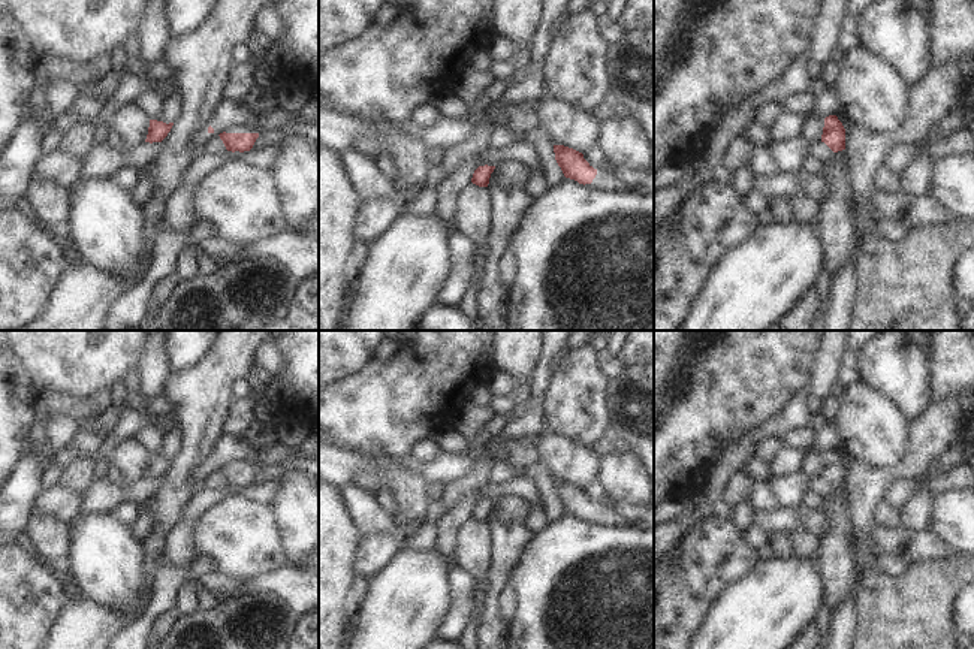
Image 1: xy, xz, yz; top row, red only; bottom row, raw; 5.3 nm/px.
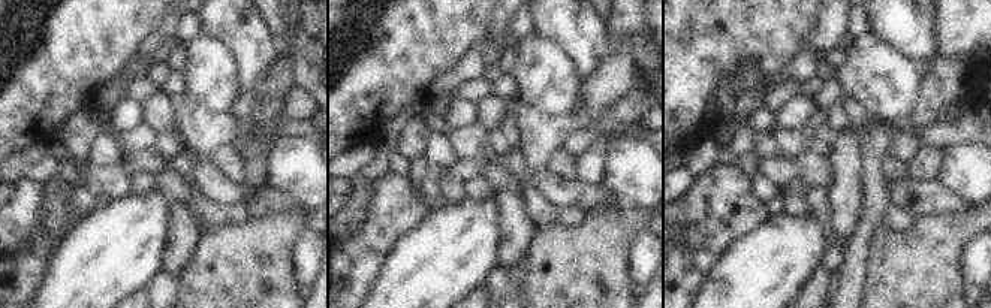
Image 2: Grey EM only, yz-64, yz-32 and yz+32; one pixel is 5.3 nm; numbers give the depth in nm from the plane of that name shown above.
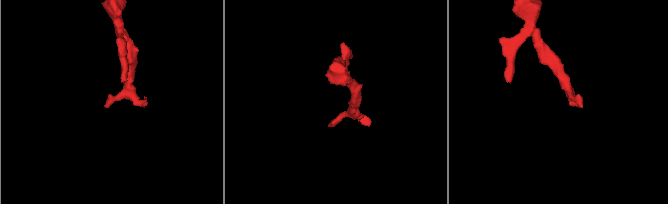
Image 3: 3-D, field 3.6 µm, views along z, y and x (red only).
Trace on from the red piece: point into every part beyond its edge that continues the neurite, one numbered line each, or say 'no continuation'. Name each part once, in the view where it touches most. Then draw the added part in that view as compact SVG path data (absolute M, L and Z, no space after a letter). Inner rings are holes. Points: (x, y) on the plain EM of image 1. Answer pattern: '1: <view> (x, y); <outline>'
1: xy (277, 453); M280 444L266 447L263 450L259 452L259 464L247 464L244 461L238 462L238 461L229 461L224 464L226 468L265 468L265 467L271 467L271 465L289 465L290 461L295 458L295 450L290 449L284 449Z

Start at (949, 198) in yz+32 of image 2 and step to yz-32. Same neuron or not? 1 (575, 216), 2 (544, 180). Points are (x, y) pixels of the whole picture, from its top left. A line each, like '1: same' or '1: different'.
1: different
2: same

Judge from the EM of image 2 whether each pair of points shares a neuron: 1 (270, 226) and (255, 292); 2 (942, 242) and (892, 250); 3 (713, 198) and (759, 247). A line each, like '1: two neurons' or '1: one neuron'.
1: one neuron
2: one neuron
3: two neurons

